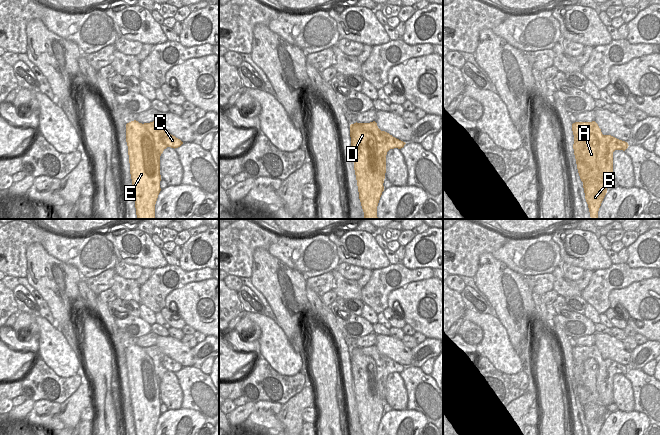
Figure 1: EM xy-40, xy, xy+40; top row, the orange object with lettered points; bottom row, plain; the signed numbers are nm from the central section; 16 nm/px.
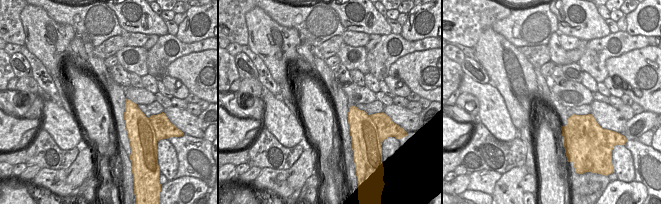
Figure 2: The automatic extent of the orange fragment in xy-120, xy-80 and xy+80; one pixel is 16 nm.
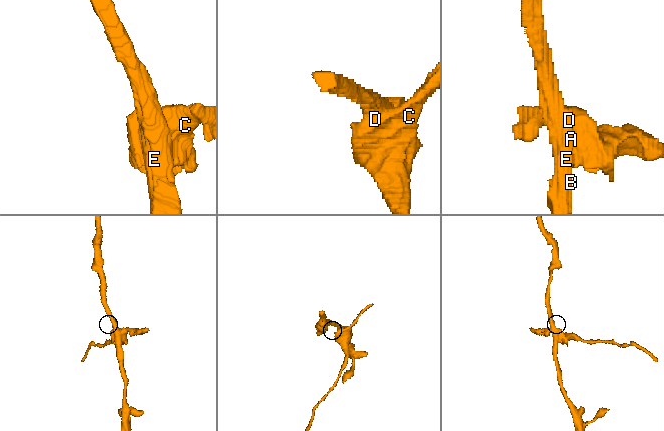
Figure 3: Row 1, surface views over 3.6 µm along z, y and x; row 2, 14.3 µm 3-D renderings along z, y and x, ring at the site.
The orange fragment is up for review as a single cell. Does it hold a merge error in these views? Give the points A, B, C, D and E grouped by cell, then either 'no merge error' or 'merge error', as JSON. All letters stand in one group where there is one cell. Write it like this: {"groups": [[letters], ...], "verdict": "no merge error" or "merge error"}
{"groups": [["A", "B", "D", "E"], ["C"]], "verdict": "merge error"}

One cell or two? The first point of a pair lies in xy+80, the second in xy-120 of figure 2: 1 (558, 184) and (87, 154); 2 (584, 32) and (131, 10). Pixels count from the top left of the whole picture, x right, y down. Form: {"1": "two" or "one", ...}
{"1": "two", "2": "one"}

